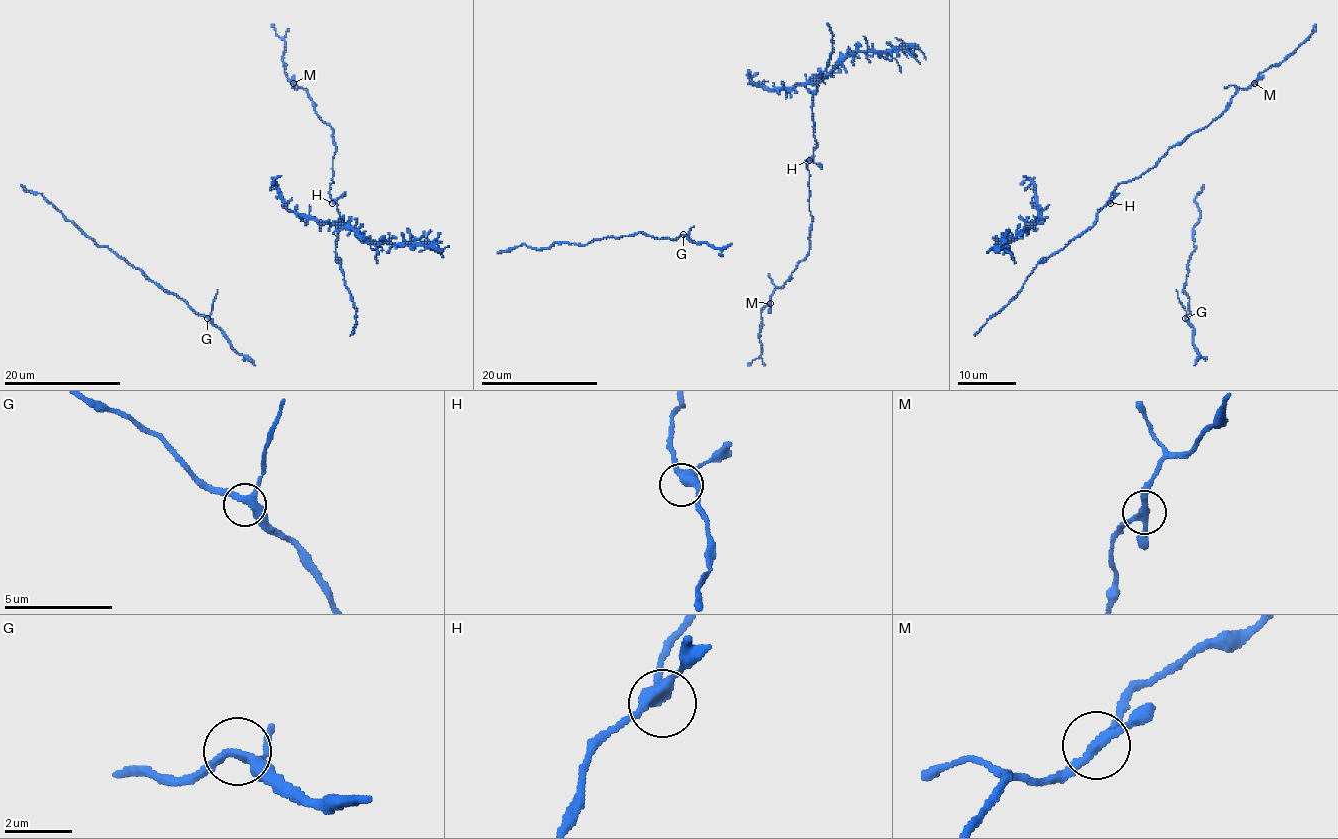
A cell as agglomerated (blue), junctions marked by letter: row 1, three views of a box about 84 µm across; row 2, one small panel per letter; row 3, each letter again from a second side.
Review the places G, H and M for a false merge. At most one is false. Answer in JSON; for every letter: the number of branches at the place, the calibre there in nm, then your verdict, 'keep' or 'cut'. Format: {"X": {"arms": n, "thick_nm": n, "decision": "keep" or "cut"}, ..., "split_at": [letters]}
{"G": {"arms": 3, "thick_nm": 280, "decision": "keep"}, "H": {"arms": 3, "thick_nm": 360, "decision": "keep"}, "M": {"arms": 3, "thick_nm": 240, "decision": "keep"}, "split_at": []}

